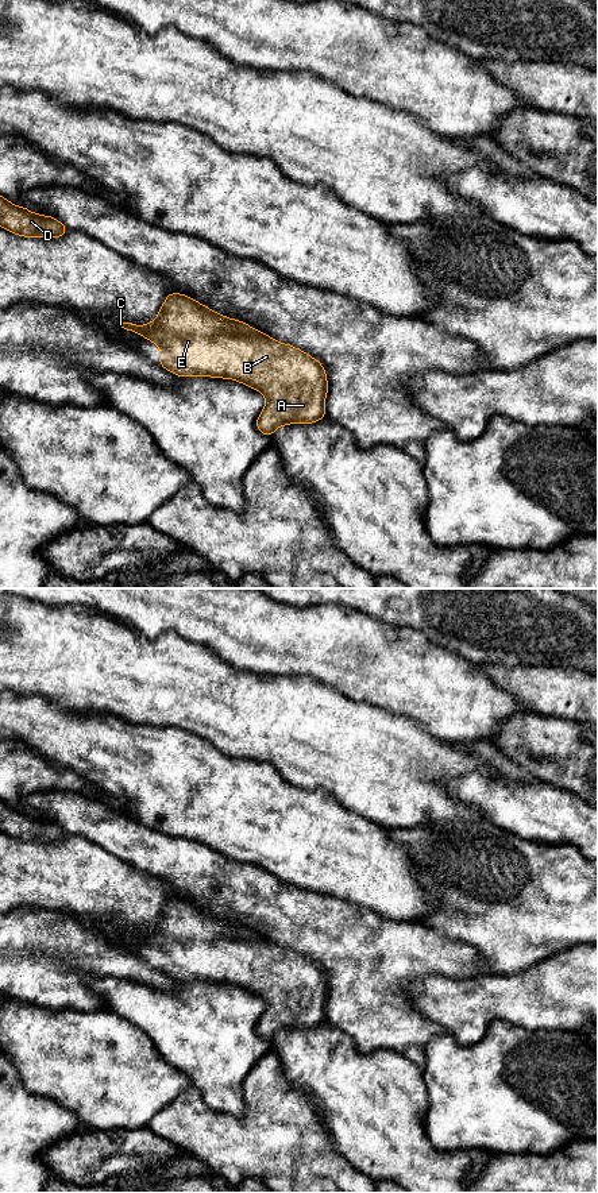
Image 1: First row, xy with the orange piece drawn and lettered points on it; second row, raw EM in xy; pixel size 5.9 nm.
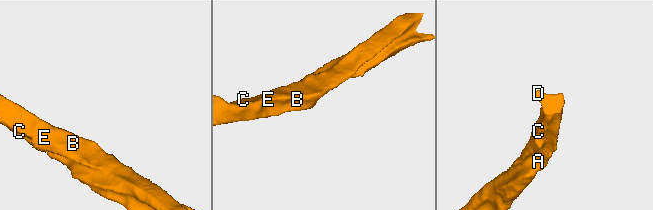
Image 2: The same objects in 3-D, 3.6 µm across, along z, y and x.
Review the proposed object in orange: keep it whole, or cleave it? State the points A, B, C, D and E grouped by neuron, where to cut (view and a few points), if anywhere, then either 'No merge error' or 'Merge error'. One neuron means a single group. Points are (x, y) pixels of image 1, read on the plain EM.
Groups: A B C D E. No split. No merge error

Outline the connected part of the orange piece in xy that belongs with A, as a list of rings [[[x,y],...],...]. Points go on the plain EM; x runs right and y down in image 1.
[[[167,899],[158,920],[147,930],[119,926],[117,931],[136,937],[144,943],[155,947],[159,951],[161,970],[178,981],[204,980],[235,984],[261,996],[266,1003],[266,1009],[255,1030],[267,1042],[270,1042],[277,1032],[288,1028],[310,1028],[325,1023],[324,1007],[328,997],[328,987],[325,974],[319,965],[290,949],[283,949],[271,943],[243,926],[216,918],[185,899]]]

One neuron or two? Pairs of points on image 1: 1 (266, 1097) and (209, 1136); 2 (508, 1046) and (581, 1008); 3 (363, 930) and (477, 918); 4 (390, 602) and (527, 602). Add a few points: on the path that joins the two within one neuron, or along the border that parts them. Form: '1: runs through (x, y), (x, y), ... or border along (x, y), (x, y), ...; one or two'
1: runs through (258, 1114), (235, 1136), (226, 1136); one
2: border along (509, 1022), (531, 1030), (573, 1030); two
3: border along (419, 921), (452, 938); two
4: runs through (424, 602), (493, 602); one

